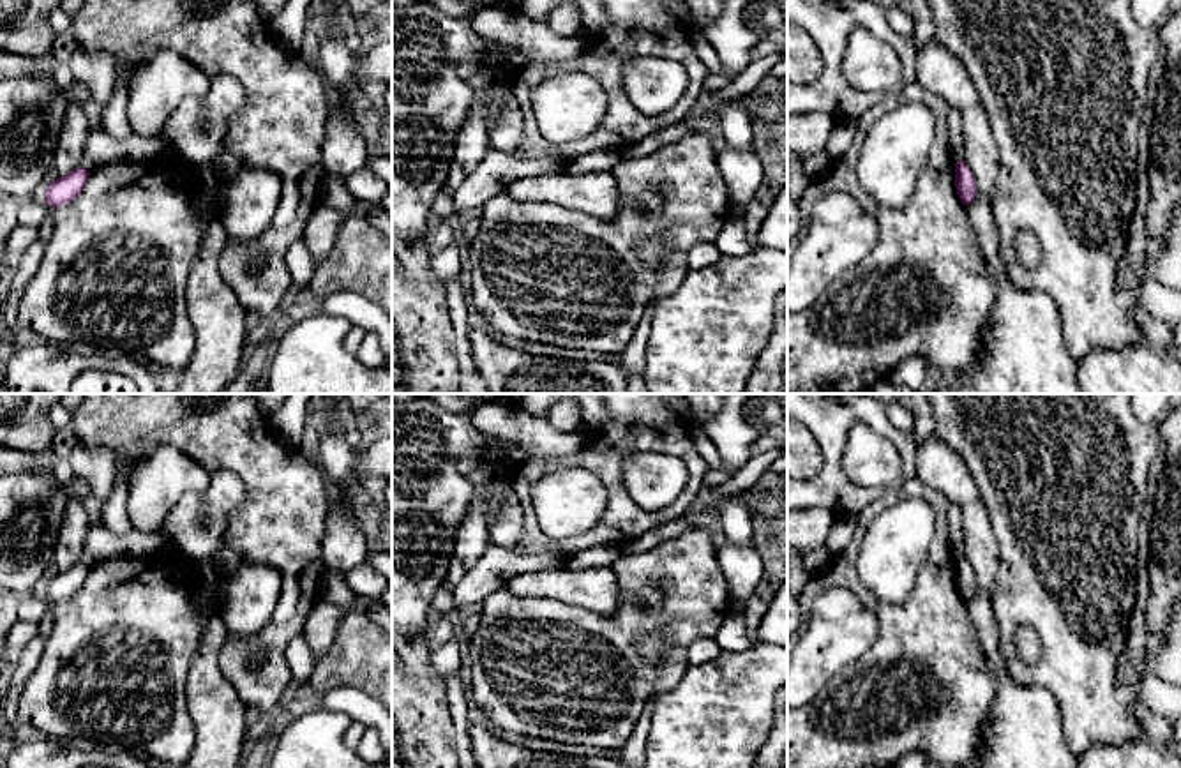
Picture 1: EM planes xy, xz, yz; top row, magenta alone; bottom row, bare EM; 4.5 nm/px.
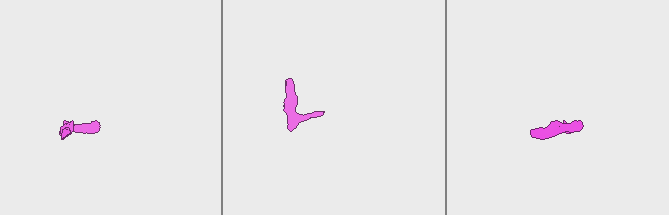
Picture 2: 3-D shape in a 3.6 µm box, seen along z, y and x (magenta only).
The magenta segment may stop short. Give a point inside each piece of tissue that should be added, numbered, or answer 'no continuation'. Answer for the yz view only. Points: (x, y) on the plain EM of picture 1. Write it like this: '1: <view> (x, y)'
no continuation

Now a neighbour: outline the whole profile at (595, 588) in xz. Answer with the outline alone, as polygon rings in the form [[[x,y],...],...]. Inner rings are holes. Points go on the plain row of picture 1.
[[[558,567],[521,574],[510,579],[507,590],[521,599],[554,599],[593,613],[611,613],[618,600],[618,579],[611,567],[584,570]]]

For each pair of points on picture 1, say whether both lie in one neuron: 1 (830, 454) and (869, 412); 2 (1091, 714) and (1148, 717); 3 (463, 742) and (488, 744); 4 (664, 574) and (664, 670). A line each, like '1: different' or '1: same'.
1: same
2: different
3: different
4: same

